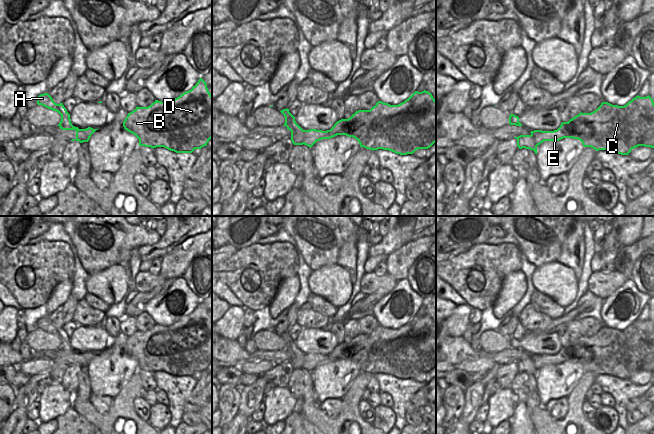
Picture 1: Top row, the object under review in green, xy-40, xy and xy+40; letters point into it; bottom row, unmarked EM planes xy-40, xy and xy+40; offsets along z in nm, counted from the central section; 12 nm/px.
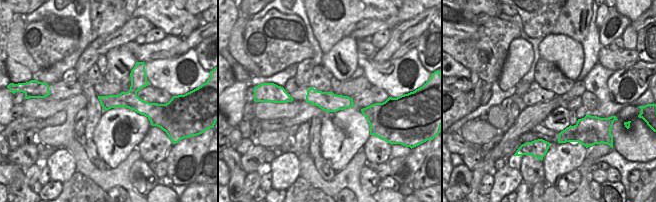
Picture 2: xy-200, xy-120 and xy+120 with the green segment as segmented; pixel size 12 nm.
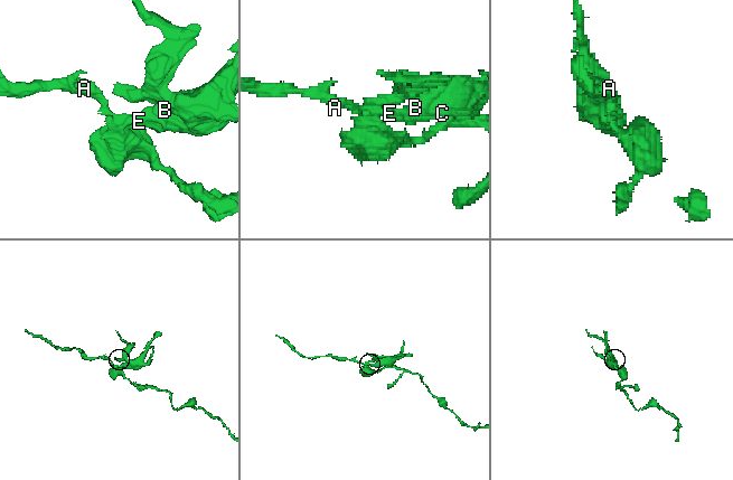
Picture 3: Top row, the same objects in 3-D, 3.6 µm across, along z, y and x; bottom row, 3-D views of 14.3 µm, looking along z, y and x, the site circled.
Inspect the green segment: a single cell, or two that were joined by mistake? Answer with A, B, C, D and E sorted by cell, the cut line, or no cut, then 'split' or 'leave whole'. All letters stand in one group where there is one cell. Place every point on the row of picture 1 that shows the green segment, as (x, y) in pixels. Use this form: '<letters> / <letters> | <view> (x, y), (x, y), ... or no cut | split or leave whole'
A / B C D E | xy (304, 130), (303, 143) | split

